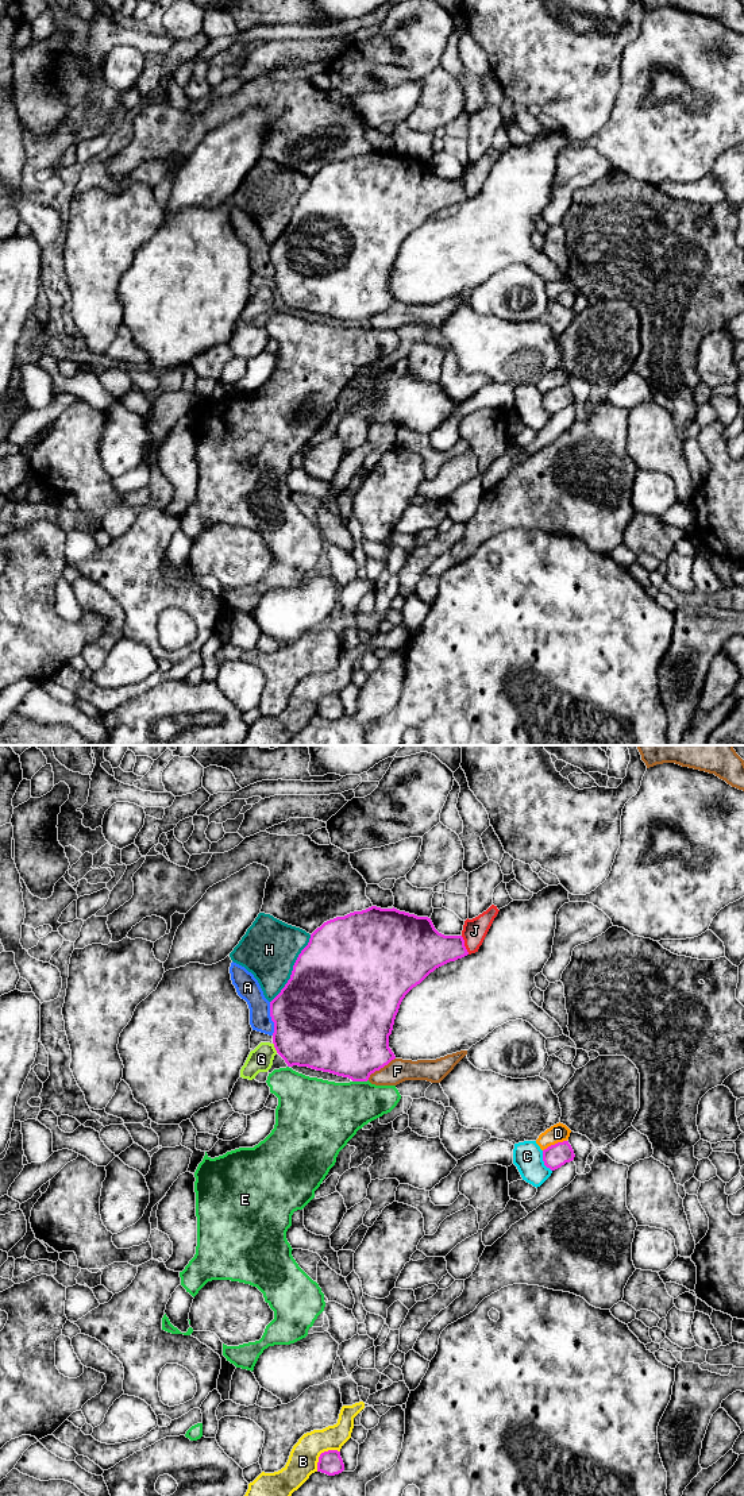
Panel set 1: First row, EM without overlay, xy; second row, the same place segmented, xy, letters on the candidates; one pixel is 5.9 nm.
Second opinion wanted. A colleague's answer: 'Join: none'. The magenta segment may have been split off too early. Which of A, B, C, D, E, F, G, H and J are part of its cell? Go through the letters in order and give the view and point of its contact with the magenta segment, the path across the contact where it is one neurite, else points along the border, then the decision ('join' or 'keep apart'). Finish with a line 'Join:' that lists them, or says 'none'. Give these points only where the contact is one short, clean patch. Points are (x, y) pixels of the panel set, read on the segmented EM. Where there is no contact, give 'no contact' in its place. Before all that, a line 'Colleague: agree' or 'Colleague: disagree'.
Colleague: agree
A: xy (272, 1018) | keep apart
B: xy (322, 1453) | keep apart
C: xy (544, 1161) | keep apart
D: xy (555, 1144) | keep apart
E: xy (359, 1080) | keep apart
F: xy (380, 1068) | keep apart
G: xy (274, 1047) | along xy (273, 1043), (277, 1052) | keep apart
H: xy (293, 968) | keep apart
J: xy (463, 945) | along xy (461, 936), (469, 953) | keep apart
Join: none

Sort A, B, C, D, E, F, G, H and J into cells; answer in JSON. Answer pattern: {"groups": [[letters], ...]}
{"groups": [["A"], ["B"], ["C"], ["D"], ["E"], ["F"], ["G"], ["H"], ["J"]]}

